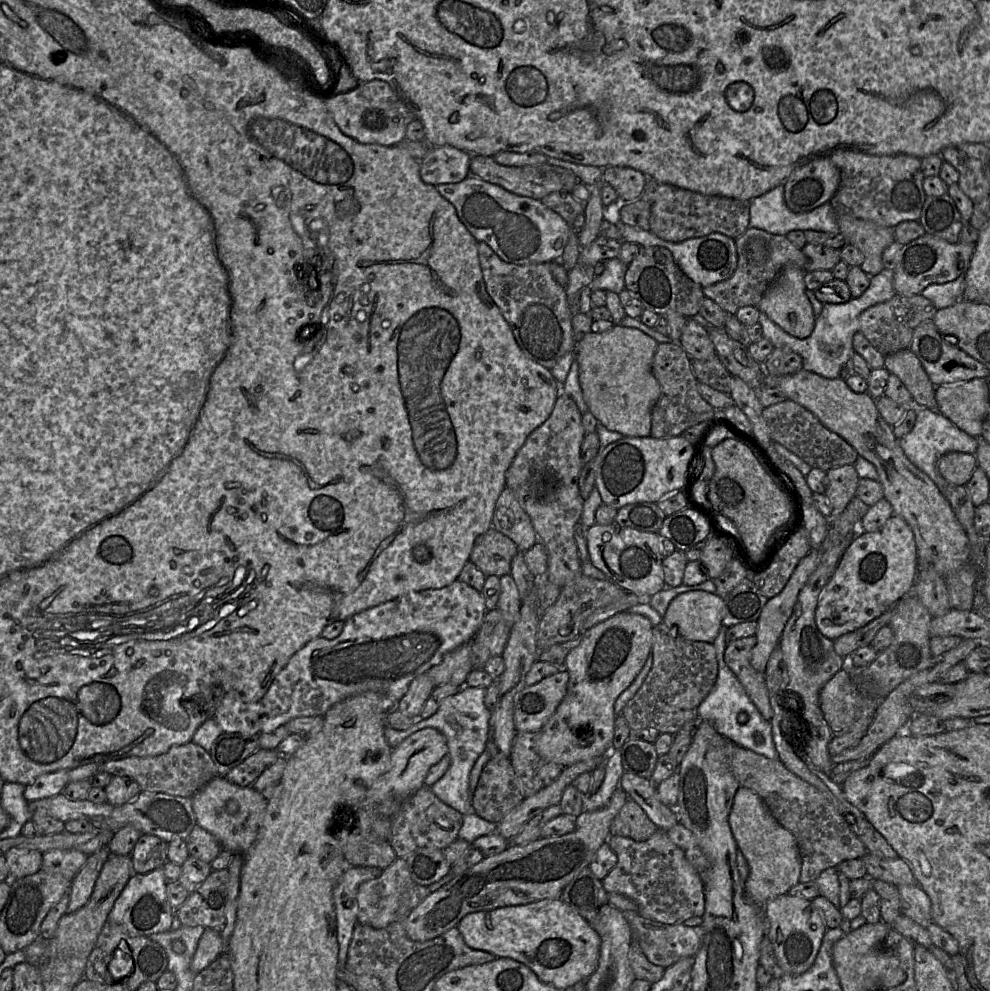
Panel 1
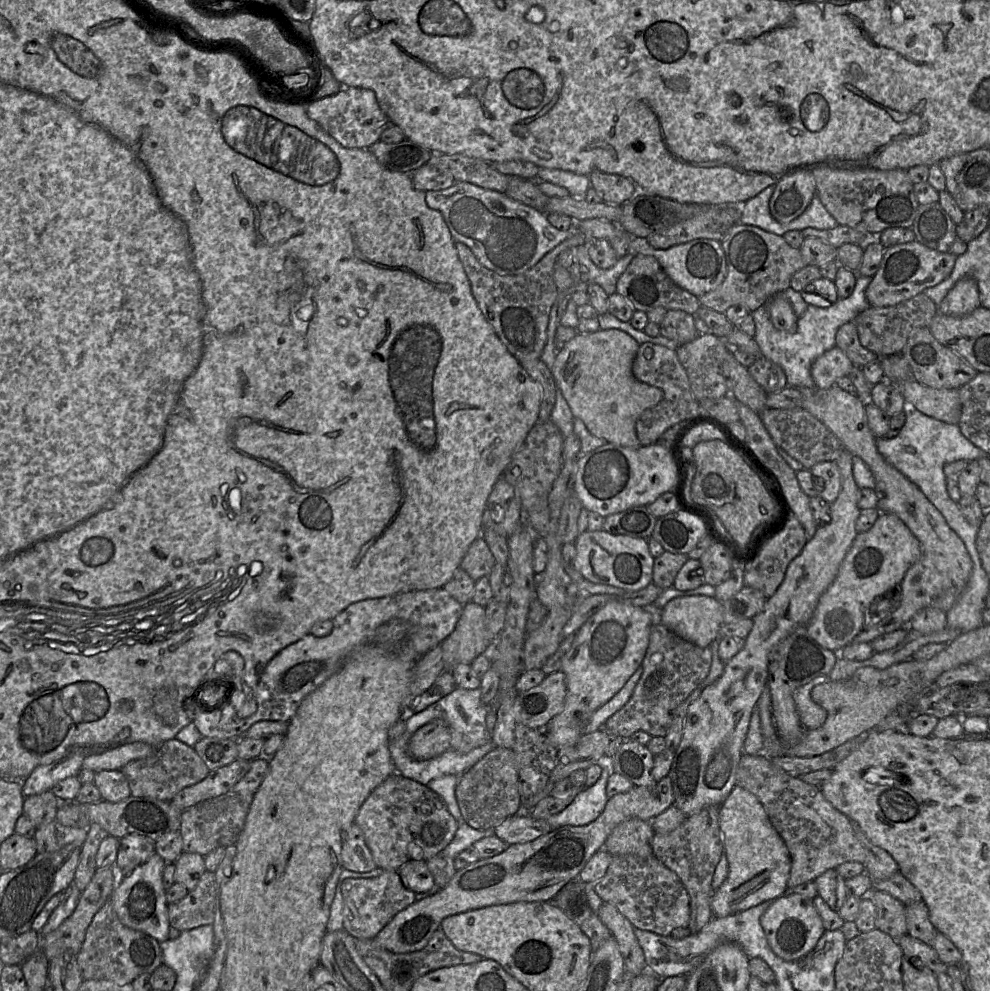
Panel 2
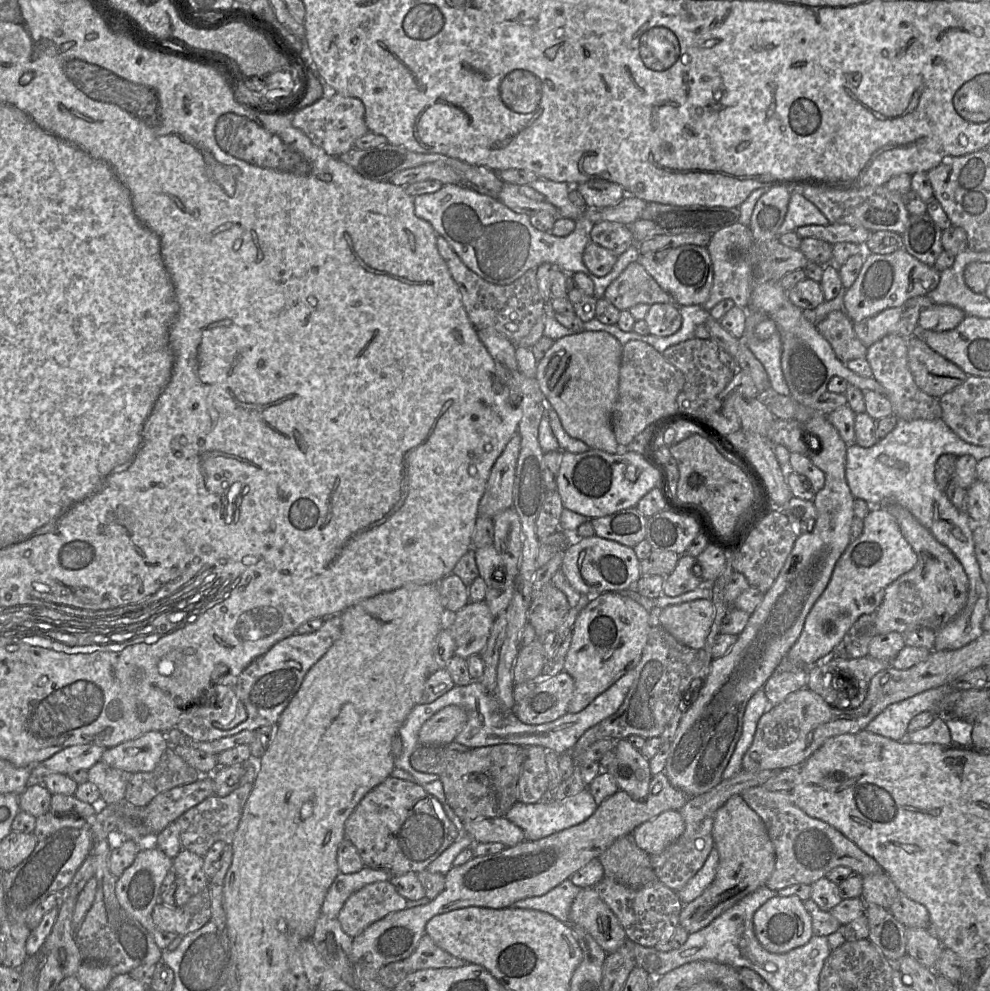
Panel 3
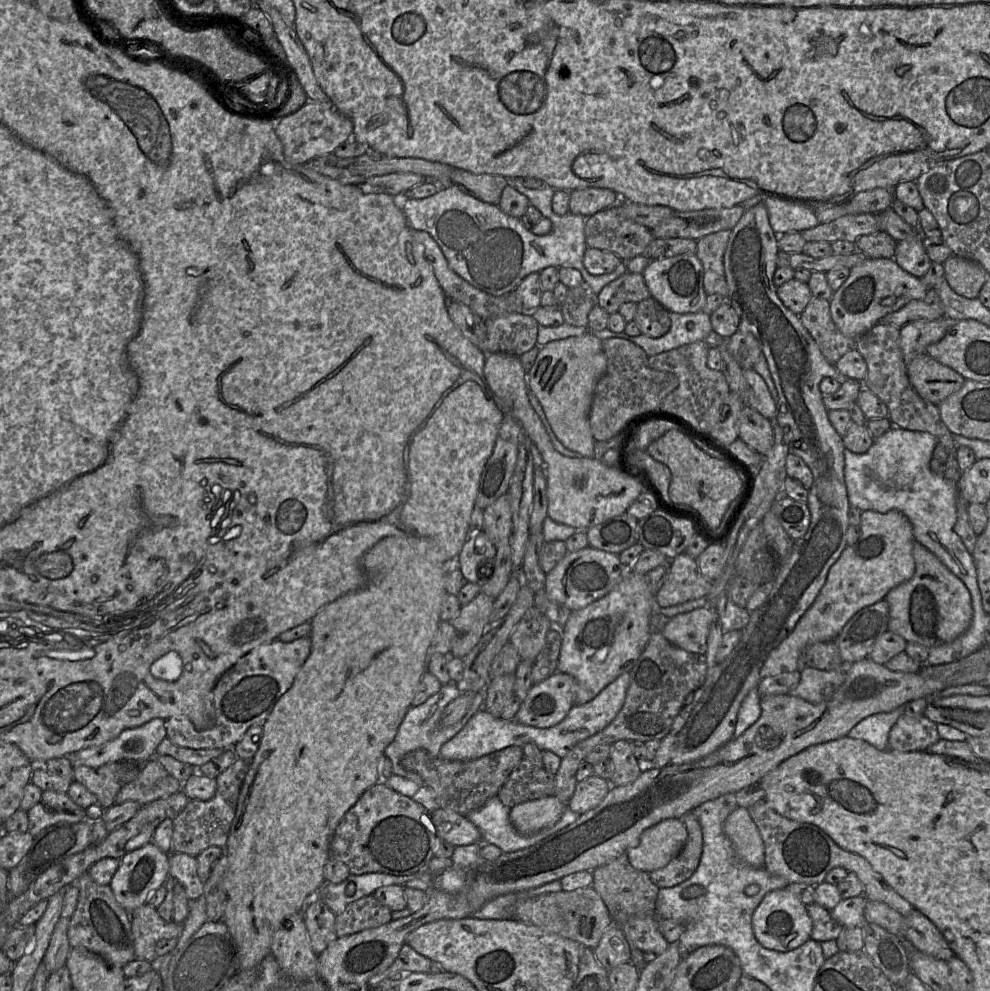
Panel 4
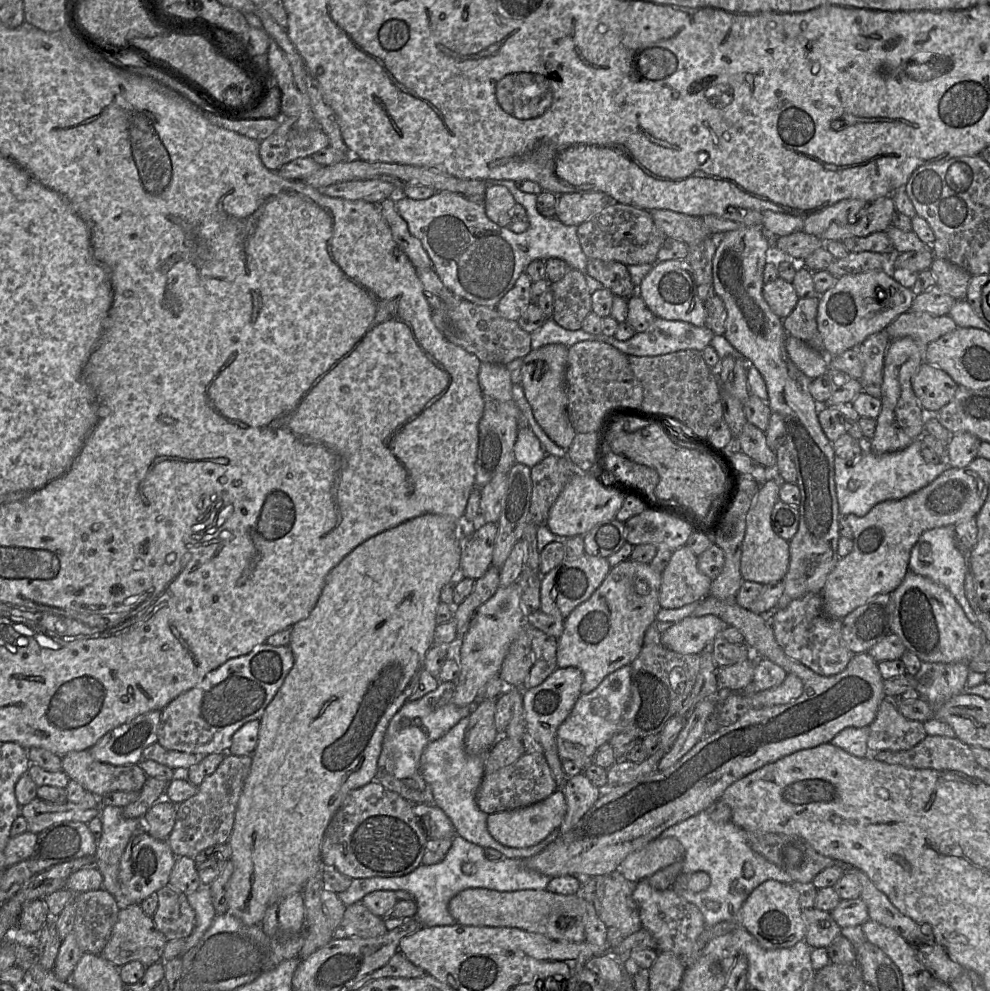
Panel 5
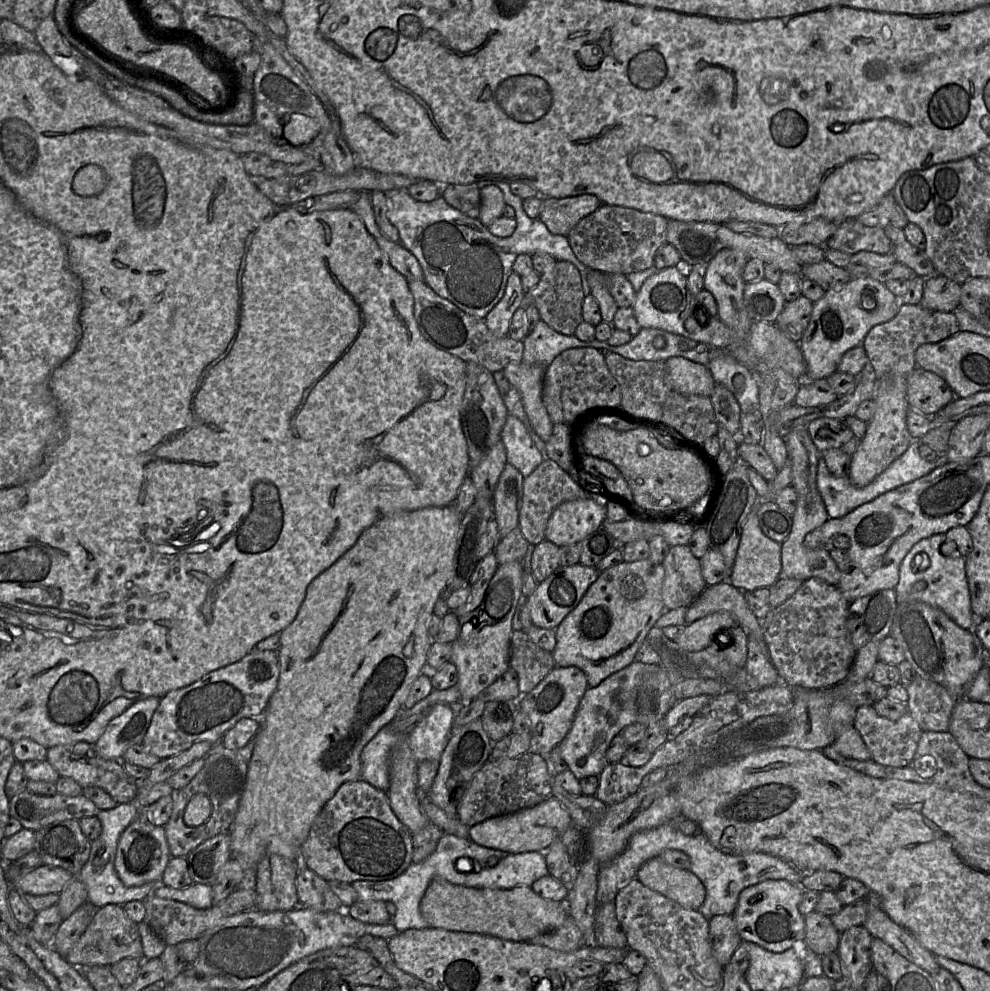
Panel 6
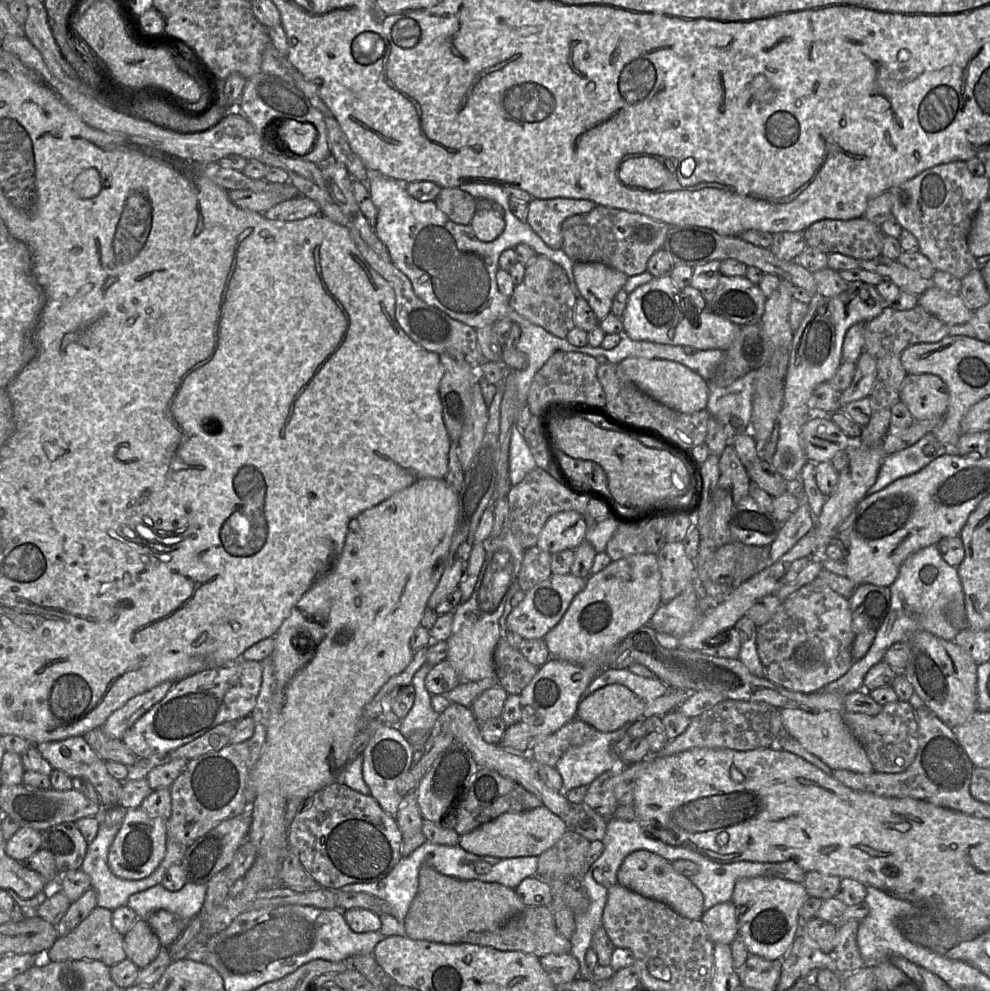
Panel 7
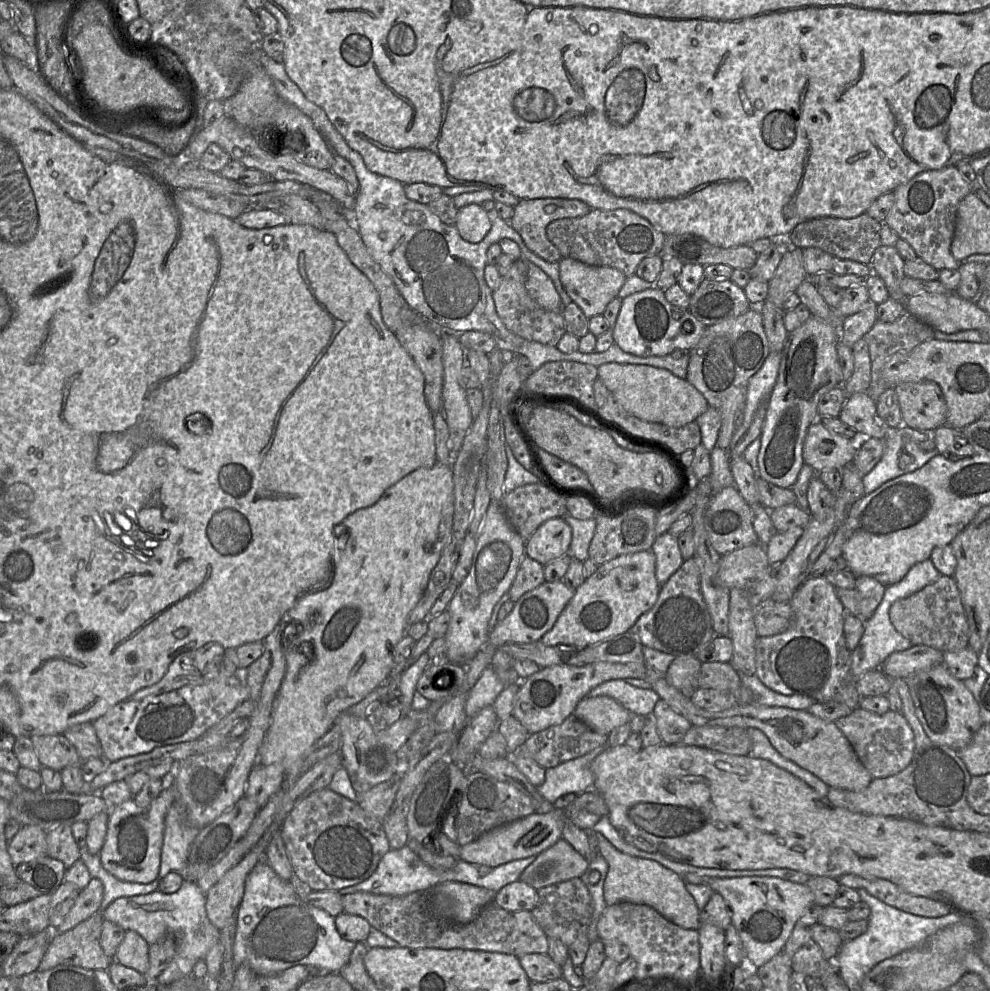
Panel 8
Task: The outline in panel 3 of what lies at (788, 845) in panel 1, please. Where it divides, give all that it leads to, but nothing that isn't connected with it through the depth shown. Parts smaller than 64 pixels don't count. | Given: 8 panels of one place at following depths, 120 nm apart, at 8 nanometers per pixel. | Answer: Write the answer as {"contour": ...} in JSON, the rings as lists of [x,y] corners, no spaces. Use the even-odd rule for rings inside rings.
{"contour":[[[742,795],[731,796],[717,810],[713,838],[720,854],[716,878],[700,897],[684,905],[679,915],[679,926],[689,934],[706,927],[742,898],[765,887],[775,867],[775,849],[766,826]]]}

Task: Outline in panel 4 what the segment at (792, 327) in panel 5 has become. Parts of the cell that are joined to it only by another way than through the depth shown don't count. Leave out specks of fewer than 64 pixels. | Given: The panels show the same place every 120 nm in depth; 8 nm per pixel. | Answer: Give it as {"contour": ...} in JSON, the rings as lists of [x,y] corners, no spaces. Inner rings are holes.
{"contour":[[[813,297],[799,318],[828,362],[835,364],[855,348],[857,338],[846,337],[834,324],[829,300]]]}

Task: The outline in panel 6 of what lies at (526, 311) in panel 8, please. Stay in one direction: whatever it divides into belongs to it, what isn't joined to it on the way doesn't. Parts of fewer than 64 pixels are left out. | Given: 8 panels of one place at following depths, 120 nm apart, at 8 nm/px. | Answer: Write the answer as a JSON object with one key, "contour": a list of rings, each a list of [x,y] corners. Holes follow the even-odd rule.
{"contour":[[[557,261],[553,268],[540,274],[538,284],[524,294],[520,308],[534,305],[540,319],[553,330],[566,336],[574,335],[575,329],[582,322],[582,303],[585,293],[579,270],[570,262]]]}

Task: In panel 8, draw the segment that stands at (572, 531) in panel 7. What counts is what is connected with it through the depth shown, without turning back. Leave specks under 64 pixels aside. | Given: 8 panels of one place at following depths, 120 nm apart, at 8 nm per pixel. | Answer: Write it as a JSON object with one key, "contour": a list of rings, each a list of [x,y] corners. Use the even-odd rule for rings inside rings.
{"contour":[[[562,517],[548,519],[525,541],[525,556],[545,566],[568,554],[571,537],[571,527]]]}

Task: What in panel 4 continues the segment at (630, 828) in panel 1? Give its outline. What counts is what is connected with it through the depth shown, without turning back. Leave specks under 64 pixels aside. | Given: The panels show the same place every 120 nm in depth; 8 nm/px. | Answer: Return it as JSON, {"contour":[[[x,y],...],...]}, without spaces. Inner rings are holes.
{"contour":[[[625,854],[593,870],[592,888],[604,901],[613,923],[620,928],[634,915],[654,914],[659,888],[653,884],[649,873],[635,869]]]}

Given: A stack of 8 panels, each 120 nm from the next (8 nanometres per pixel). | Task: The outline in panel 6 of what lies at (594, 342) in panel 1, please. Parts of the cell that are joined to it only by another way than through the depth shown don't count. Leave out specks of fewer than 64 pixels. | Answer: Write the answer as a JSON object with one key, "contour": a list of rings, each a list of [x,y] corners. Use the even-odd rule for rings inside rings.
{"contour":[[[511,362],[507,364],[503,371],[505,378],[511,386],[515,387],[521,396],[524,411],[535,433],[547,442],[552,435],[554,423],[549,417],[547,409],[542,401],[543,378],[547,366],[531,365],[525,362]]]}

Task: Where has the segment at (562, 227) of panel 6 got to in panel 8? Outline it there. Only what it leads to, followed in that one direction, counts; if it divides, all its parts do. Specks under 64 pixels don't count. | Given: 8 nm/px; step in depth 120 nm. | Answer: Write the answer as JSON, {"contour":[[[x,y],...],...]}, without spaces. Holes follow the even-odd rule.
{"contour":[[[520,199],[519,203],[514,207],[514,214],[509,223],[520,234],[529,250],[549,263],[556,263],[562,259],[562,256],[557,247],[547,237],[546,231],[548,225],[559,219],[585,216],[590,210],[591,207],[589,205],[578,199]]]}

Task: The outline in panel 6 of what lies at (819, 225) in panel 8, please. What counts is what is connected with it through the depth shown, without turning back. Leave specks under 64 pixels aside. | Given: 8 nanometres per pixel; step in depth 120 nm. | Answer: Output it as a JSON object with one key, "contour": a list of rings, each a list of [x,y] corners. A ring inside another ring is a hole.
{"contour":[[[856,218],[846,219],[839,223],[837,230],[824,245],[824,247],[849,255],[860,251],[887,254],[892,252],[893,246],[882,227],[865,226]]]}

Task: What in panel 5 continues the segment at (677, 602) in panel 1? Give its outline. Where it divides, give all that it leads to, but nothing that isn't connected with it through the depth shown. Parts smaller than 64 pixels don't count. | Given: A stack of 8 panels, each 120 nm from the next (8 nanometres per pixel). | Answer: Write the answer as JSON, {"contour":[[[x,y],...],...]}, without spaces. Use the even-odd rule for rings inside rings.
{"contour":[[[715,615],[688,616],[661,634],[661,644],[681,654],[700,654],[727,626]]]}

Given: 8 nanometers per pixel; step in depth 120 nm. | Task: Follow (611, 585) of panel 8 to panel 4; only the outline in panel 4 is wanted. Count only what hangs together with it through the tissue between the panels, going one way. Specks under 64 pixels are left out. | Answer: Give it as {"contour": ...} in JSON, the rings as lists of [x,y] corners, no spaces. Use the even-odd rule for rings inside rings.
{"contour":[[[626,568],[621,580],[608,594],[572,611],[562,628],[557,671],[575,679],[574,704],[589,702],[621,674],[630,673],[650,638],[649,617],[654,605],[655,595],[646,574]]]}

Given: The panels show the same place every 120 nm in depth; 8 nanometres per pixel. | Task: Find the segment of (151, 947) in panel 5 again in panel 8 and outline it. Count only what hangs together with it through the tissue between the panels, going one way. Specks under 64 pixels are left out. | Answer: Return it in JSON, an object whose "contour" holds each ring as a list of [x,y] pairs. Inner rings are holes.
{"contour":[[[97,912],[68,931],[54,931],[37,970],[44,971],[58,965],[108,970],[111,963],[115,960],[107,956],[101,947],[103,922],[104,918],[101,912]]]}

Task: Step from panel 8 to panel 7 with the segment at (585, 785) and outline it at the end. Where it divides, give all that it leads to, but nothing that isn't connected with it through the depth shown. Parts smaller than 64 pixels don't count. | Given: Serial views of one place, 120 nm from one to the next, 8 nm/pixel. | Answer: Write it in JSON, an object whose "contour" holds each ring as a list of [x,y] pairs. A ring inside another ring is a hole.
{"contour":[[[632,723],[611,732],[596,731],[592,739],[569,748],[557,761],[555,769],[560,773],[564,795],[572,788],[588,786],[602,773],[612,770],[621,762],[611,750],[612,742],[627,732]]]}

